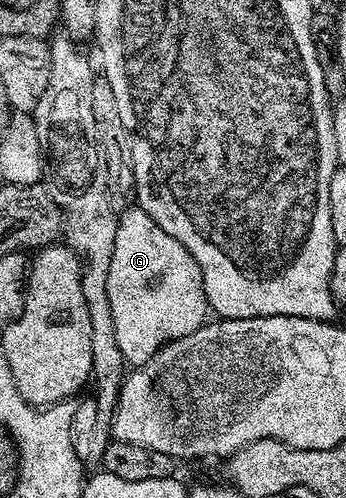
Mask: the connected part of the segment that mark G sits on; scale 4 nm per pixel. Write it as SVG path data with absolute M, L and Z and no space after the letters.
M138 205L119 215L117 241L113 241L113 257L109 261L107 292L109 309L113 313L113 331L117 333L117 349L121 349L124 364L132 368L148 363L168 343L185 338L209 319L203 274L197 261L193 261L193 253L189 253L177 237L169 237L169 233L165 233L165 229Z

